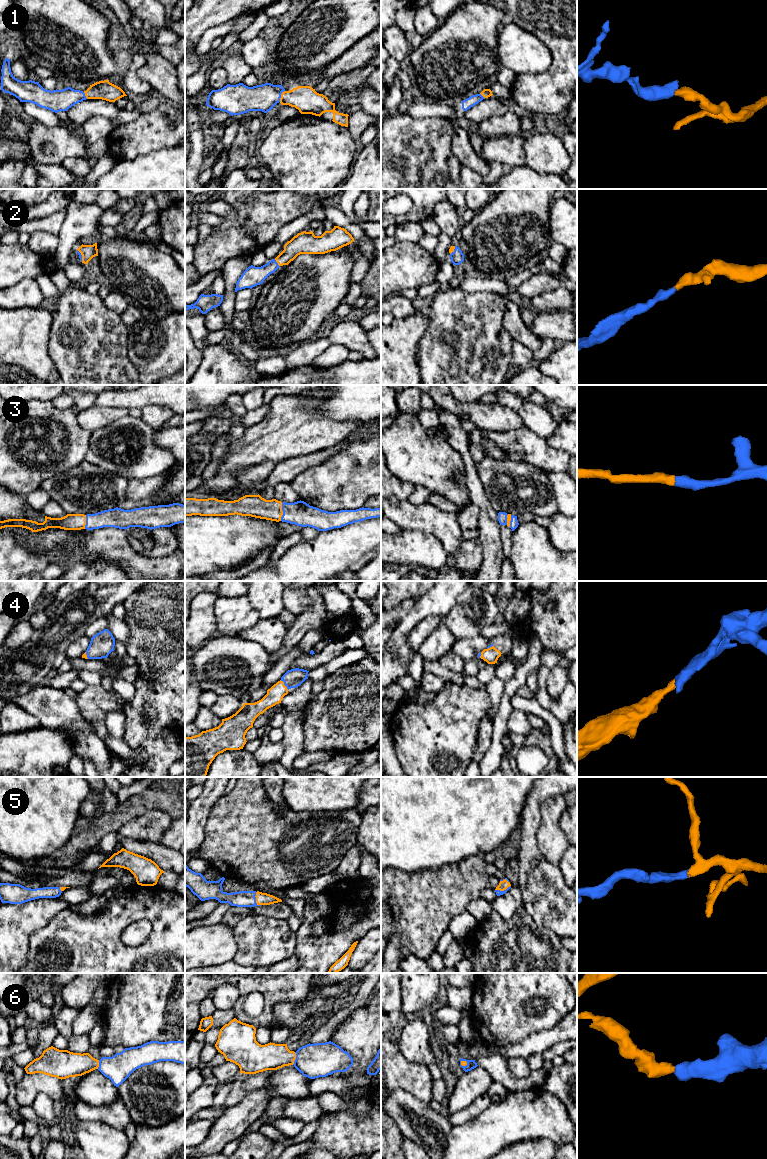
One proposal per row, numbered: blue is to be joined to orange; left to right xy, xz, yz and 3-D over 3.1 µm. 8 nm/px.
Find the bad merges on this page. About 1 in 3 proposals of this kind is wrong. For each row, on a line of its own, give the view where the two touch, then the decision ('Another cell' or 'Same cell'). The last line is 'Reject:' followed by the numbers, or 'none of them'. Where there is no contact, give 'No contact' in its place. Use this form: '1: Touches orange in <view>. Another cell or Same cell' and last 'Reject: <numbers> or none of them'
1: Touches orange in xz. Same cell
2: Touches orange in xz. Same cell
3: Touches orange in xz. Same cell
4: Touches orange in xz. Same cell
5: Touches orange in yz. Same cell
6: Touches orange in xz. Same cell
Reject: none of them

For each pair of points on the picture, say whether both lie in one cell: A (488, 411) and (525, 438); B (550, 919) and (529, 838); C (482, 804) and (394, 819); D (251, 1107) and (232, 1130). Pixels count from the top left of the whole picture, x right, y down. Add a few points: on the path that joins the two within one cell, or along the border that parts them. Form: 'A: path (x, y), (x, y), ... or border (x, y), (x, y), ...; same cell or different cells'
A: border (526, 427), (521, 427), (518, 430); different cells
B: path (548, 899), (535, 874), (530, 858); same cell
C: path (460, 804), (416, 804); same cell
D: path (245, 1113), (234, 1124); same cell

